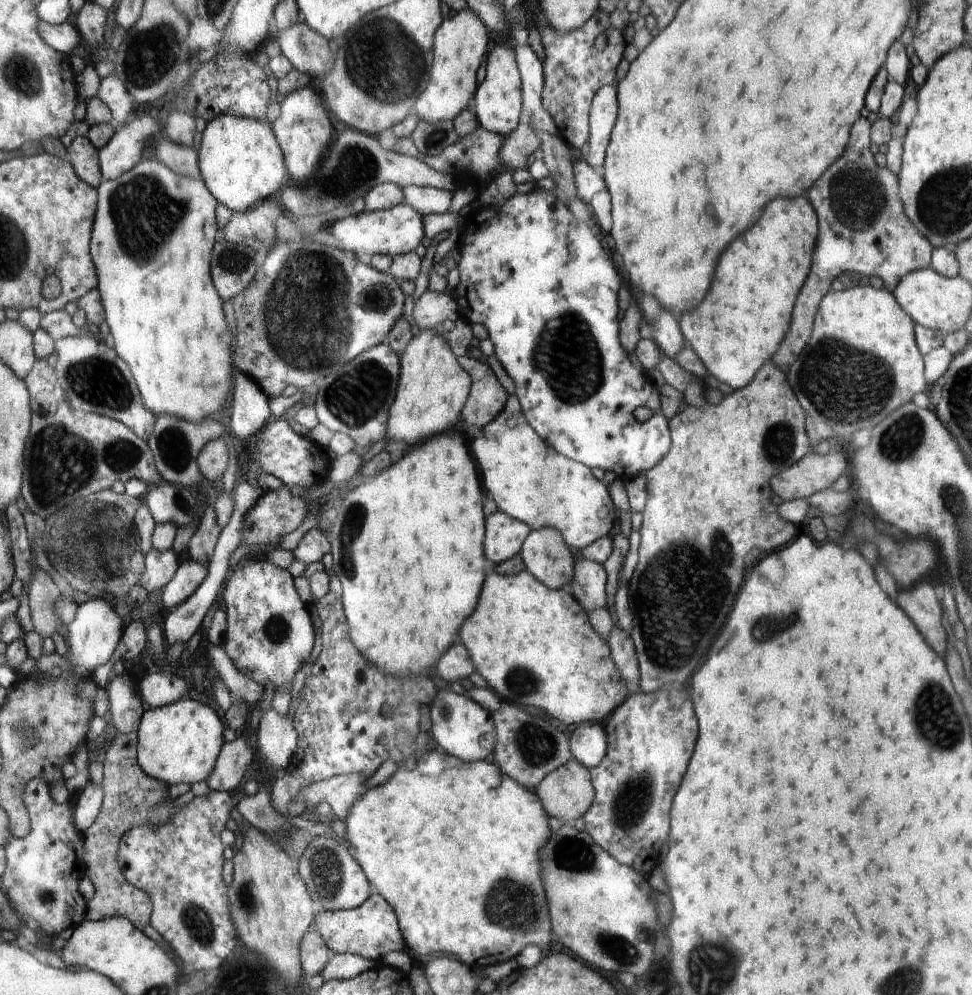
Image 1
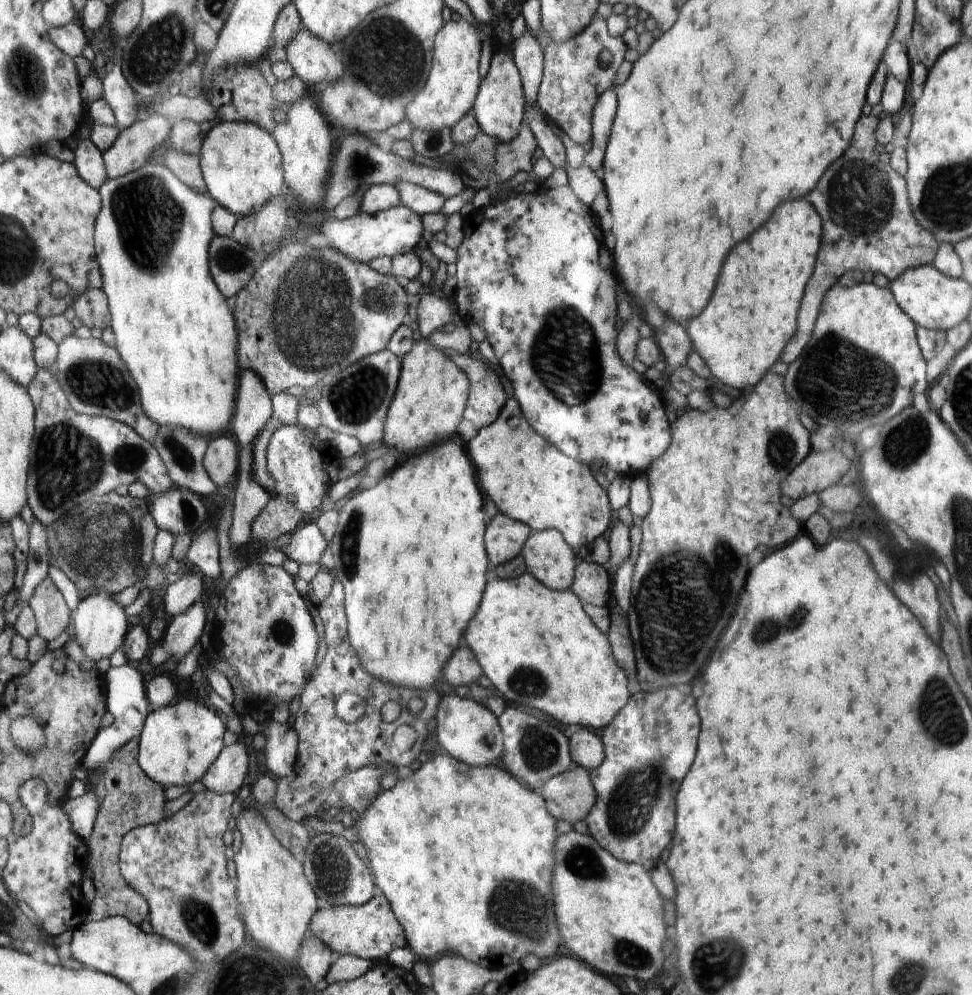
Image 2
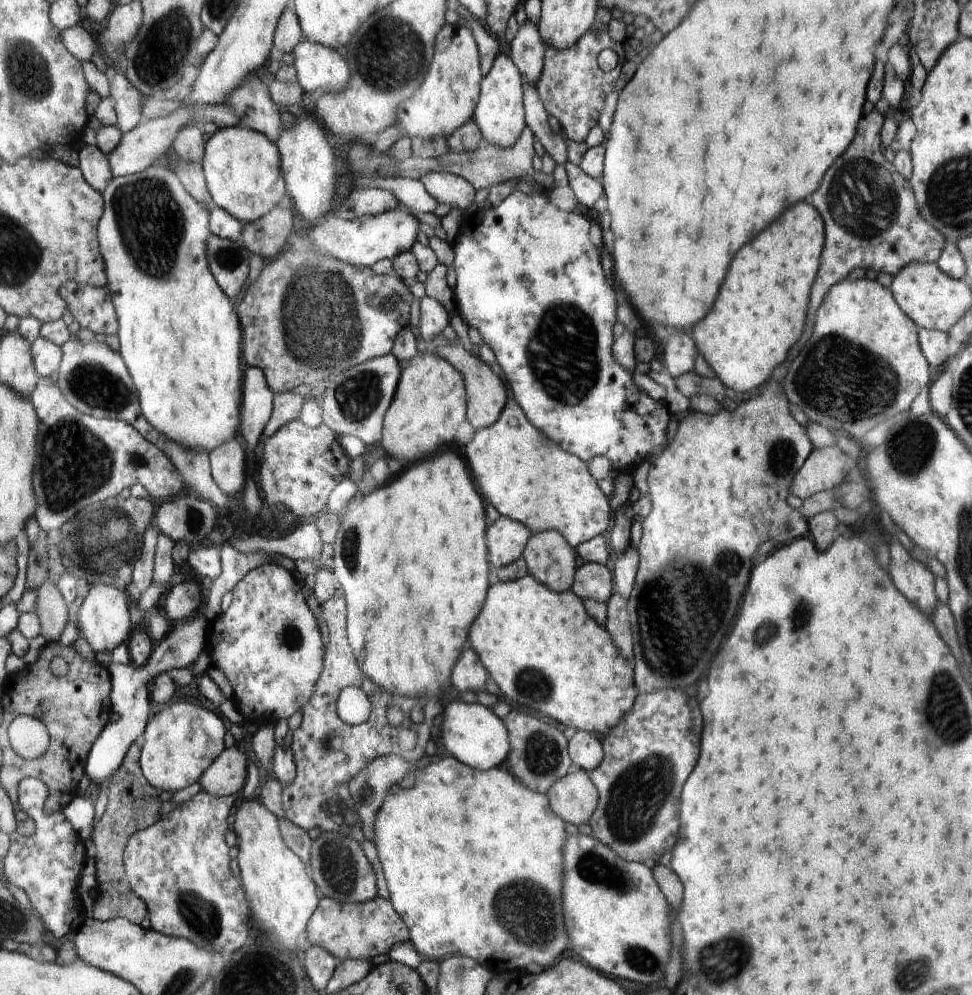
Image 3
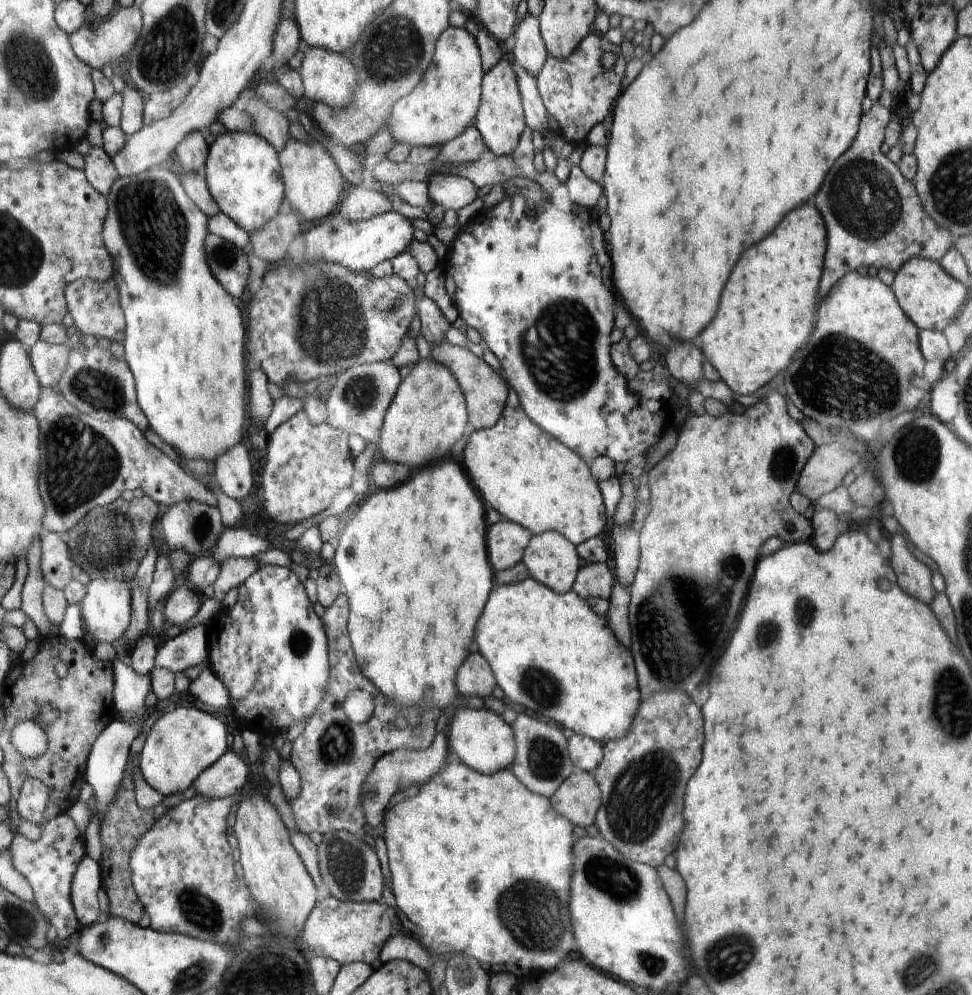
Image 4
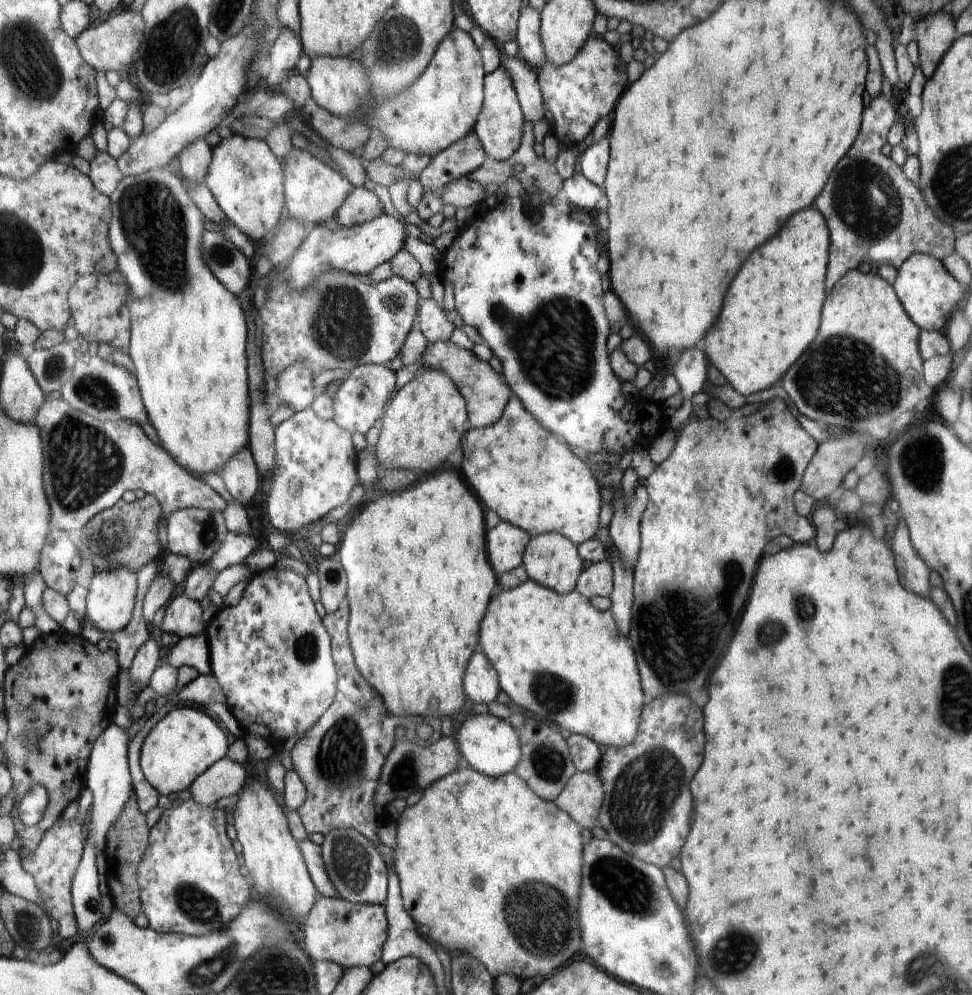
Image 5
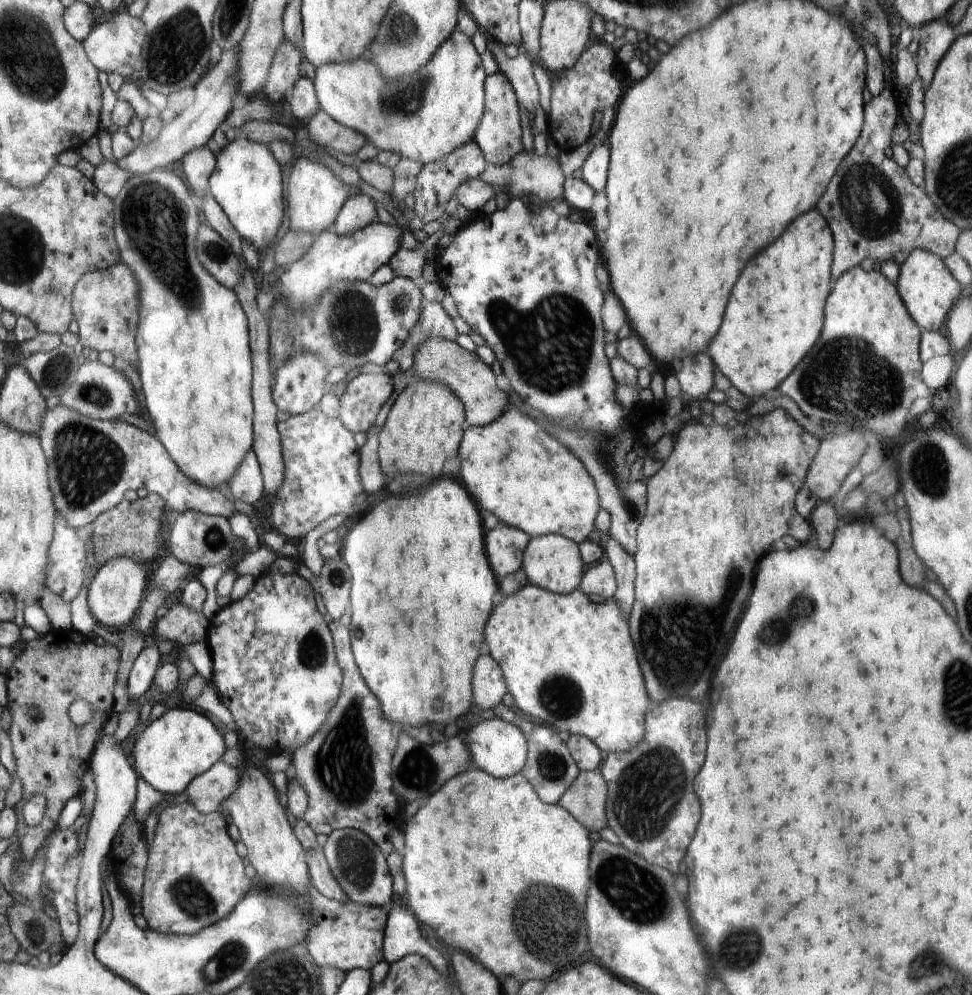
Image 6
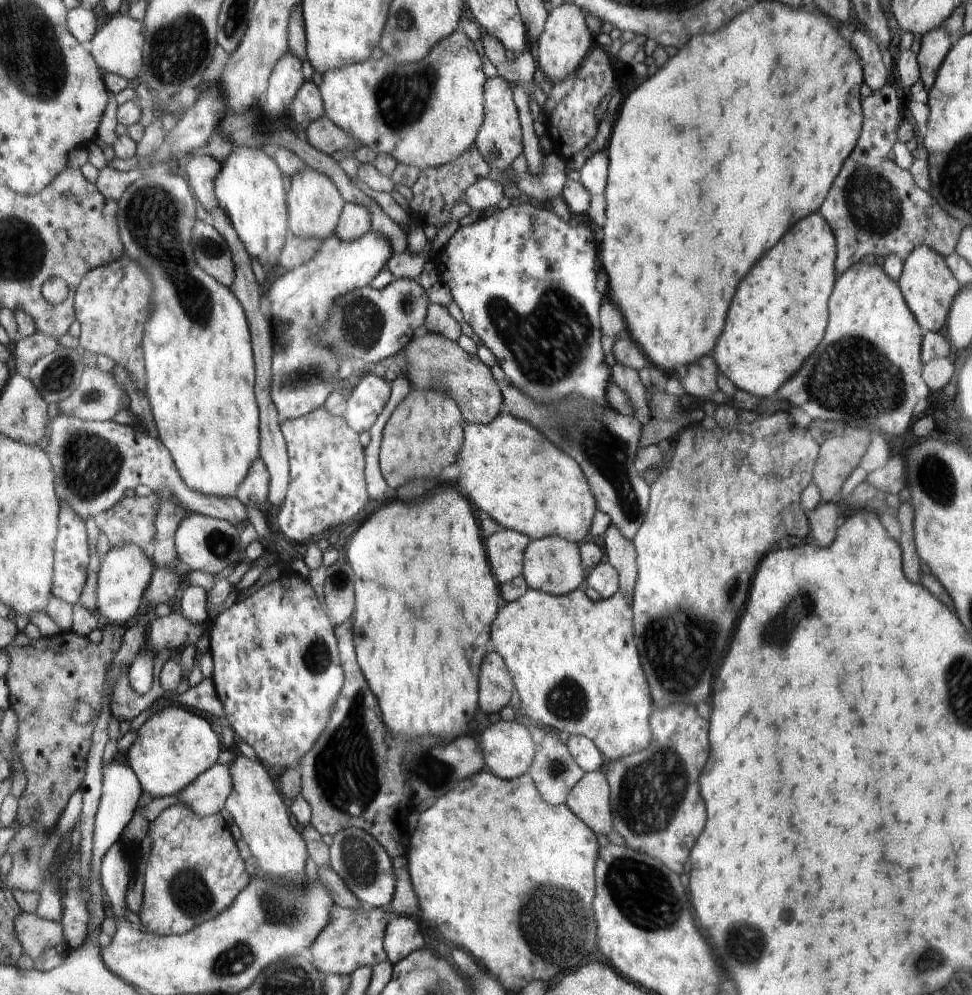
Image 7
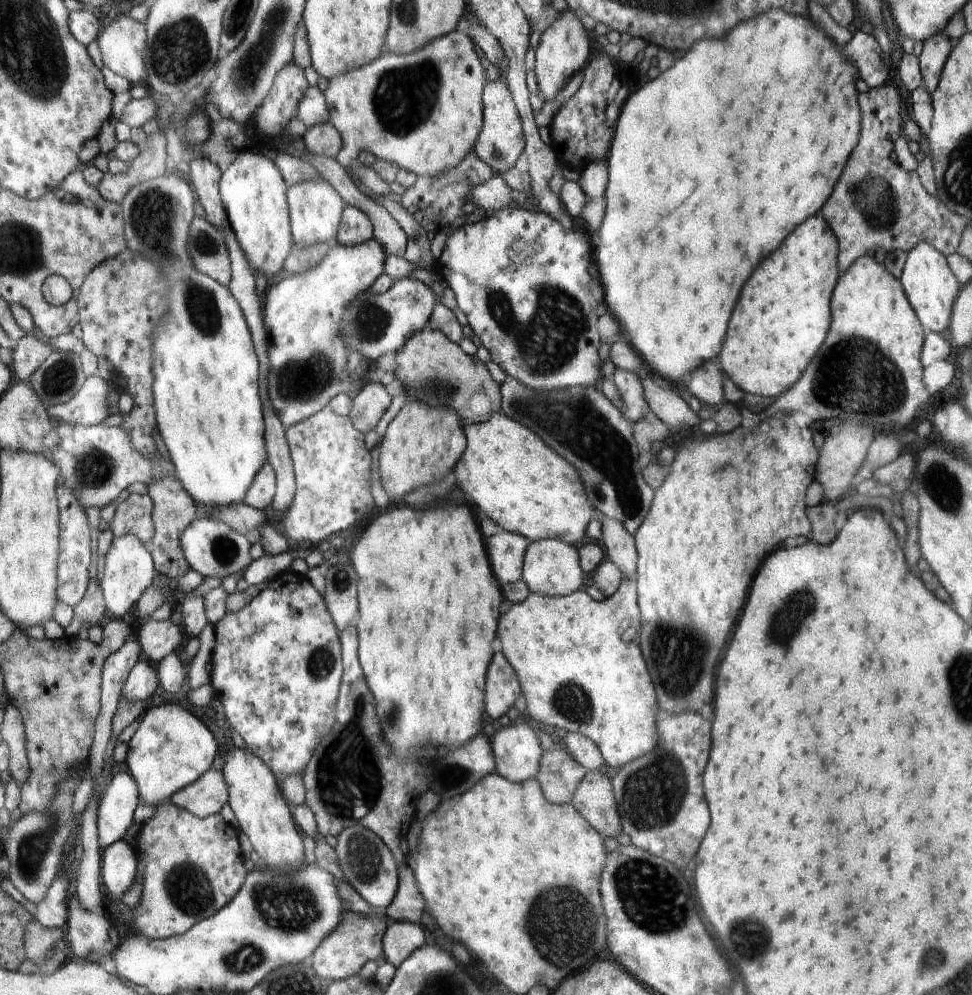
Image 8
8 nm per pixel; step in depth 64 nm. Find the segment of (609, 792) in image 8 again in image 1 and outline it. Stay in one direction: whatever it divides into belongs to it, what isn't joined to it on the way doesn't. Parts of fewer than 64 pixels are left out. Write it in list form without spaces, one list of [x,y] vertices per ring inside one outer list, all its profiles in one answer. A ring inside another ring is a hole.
[[[572,758],[566,765],[559,766],[547,774],[536,788],[540,802],[548,811],[548,814],[559,818],[563,823],[574,822],[591,808],[595,800],[594,781],[588,776],[588,768],[577,758]]]

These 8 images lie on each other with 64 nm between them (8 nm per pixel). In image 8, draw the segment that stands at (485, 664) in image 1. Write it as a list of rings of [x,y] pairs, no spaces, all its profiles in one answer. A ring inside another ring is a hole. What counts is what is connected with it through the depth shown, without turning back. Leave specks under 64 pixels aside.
[[[635,574],[623,579],[618,592],[597,601],[586,591],[575,590],[565,597],[530,593],[526,602],[512,604],[508,614],[500,618],[502,652],[516,666],[520,684],[524,686],[527,713],[539,727],[566,730],[567,733],[587,735],[599,747],[610,768],[622,768],[630,761],[650,754],[659,745],[658,720],[661,711],[656,692],[642,660],[638,646],[640,610]]]

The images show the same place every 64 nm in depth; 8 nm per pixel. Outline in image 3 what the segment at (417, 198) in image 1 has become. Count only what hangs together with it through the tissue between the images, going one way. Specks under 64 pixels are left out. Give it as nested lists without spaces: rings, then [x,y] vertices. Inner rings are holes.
[[[372,177],[369,186],[392,193],[404,208],[431,215],[438,205],[437,200],[418,179],[406,177]]]

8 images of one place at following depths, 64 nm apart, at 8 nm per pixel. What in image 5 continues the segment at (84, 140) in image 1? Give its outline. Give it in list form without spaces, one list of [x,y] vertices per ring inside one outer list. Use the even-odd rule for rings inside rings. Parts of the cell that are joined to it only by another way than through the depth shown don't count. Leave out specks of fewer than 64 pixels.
[[[99,152],[91,162],[92,172],[89,174],[95,185],[104,194],[111,197],[120,183],[126,178],[125,172],[120,168],[117,158],[110,152]]]

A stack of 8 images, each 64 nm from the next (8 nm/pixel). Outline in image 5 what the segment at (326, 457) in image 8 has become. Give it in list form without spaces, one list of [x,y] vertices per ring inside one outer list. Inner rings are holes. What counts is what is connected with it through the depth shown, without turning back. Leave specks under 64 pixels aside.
[[[310,407],[283,420],[275,426],[275,467],[268,481],[267,511],[278,532],[294,535],[304,526],[323,519],[330,510],[345,504],[350,492],[358,484],[356,476],[358,454],[354,450],[350,431],[344,430],[334,419],[321,419]]]

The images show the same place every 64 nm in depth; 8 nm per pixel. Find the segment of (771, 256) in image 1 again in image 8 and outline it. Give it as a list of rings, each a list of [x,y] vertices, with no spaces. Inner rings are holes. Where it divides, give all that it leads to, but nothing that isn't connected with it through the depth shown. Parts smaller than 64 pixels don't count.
[[[822,216],[808,218],[756,274],[752,274],[752,282],[744,286],[744,294],[740,294],[740,306],[736,306],[736,314],[732,314],[732,326],[728,326],[728,342],[724,342],[724,354],[720,354],[724,374],[744,393],[776,398],[788,390],[804,372],[808,362],[820,350],[830,330],[832,314],[830,314],[830,296],[840,278],[836,256],[839,246],[835,231],[822,220]]]

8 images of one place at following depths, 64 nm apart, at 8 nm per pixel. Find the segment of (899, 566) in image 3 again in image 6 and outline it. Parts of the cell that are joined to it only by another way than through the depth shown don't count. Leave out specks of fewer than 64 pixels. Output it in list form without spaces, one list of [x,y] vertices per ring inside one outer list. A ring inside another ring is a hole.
[[[906,506],[895,509],[901,530],[896,540],[896,546],[900,546],[900,570],[904,570],[904,582],[910,586],[922,586],[924,582],[924,563],[918,560],[912,544],[911,522]]]

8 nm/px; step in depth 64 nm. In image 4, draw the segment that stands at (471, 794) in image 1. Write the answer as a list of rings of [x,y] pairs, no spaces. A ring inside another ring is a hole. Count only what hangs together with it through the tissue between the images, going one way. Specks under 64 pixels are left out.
[[[455,758],[448,760],[448,766],[434,776],[430,782],[422,784],[416,798],[402,800],[396,804],[396,808],[390,810],[386,816],[384,812],[385,837],[381,843],[381,858],[384,869],[390,869],[392,875],[392,893],[396,900],[396,907],[402,910],[407,920],[418,928],[416,938],[429,950],[430,954],[442,958],[444,954],[464,952],[466,956],[478,958],[478,962],[490,976],[494,972],[510,972],[510,974],[528,974],[532,970],[544,970],[556,968],[560,960],[564,960],[570,950],[574,948],[574,932],[572,932],[572,920],[570,920],[570,880],[572,880],[572,866],[575,866],[574,836],[570,836],[570,821],[552,806],[551,799],[544,795],[537,795],[528,790],[523,782],[510,769],[504,769],[496,774],[480,774],[468,768],[466,764],[458,764]]]

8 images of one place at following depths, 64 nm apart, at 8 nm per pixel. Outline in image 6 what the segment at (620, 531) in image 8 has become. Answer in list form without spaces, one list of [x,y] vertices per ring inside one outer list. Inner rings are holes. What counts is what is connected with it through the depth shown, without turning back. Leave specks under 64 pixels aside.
[[[612,535],[609,536],[606,546],[604,559],[614,567],[618,583],[618,592],[616,592],[614,600],[619,603],[619,607],[628,618],[635,601],[635,578],[637,575],[635,558]]]

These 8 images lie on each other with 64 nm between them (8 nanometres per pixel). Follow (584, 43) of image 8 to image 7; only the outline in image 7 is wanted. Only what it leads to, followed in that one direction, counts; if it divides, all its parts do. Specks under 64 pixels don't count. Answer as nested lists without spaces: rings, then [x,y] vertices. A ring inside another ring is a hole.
[[[564,3],[553,8],[544,23],[543,32],[537,38],[539,44],[538,70],[551,81],[552,86],[559,80],[566,80],[574,75],[578,66],[582,65],[584,57],[590,52],[592,36],[586,28],[587,20],[582,16],[582,9],[576,5]]]

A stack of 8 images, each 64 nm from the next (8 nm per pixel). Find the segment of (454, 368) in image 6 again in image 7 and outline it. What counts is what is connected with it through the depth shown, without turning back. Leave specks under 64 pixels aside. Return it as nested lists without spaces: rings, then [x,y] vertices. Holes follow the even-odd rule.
[[[428,331],[424,336],[413,338],[399,357],[410,388],[417,391],[440,390],[444,395],[464,406],[464,418],[472,424],[488,424],[498,416],[502,408],[502,394],[486,366],[478,355],[466,354],[457,342],[444,335]]]

